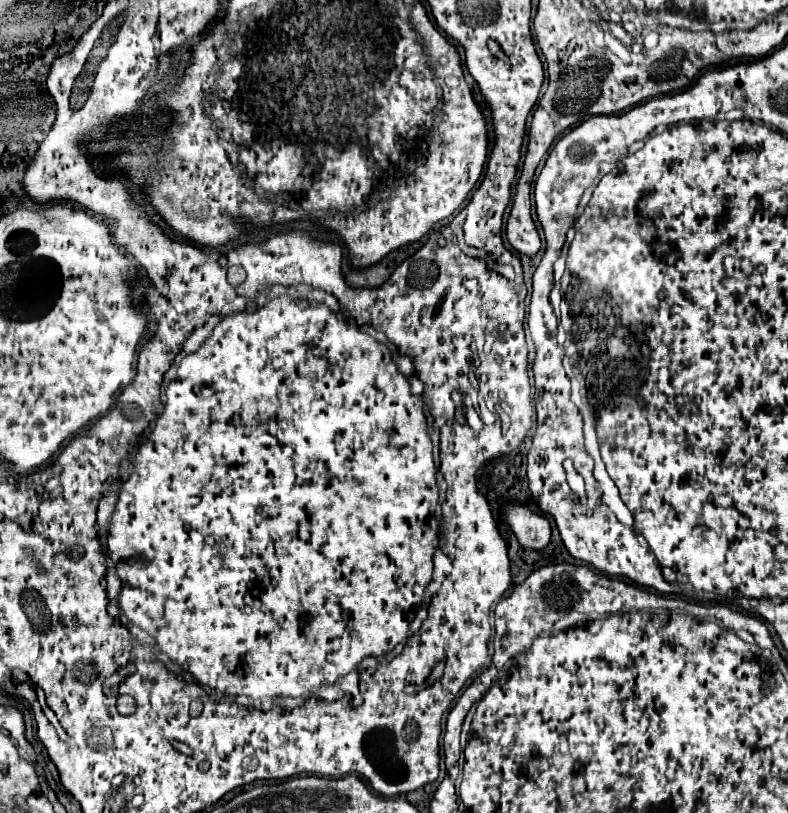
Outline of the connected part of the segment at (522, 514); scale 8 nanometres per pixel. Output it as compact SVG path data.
M506 504L504 518L516 534L518 542L530 550L542 550L550 542L550 522L520 504Z

